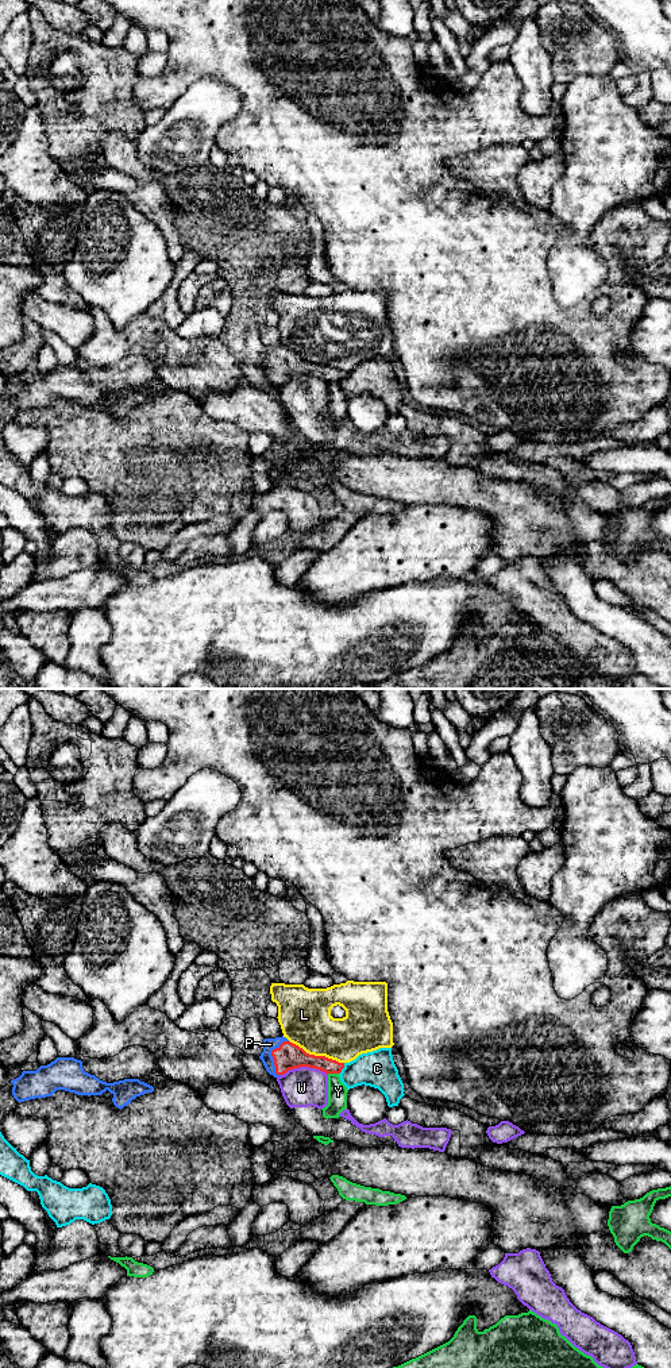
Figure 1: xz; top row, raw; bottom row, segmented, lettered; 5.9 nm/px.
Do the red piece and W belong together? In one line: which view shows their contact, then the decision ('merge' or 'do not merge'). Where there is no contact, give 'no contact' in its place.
xz | do not merge

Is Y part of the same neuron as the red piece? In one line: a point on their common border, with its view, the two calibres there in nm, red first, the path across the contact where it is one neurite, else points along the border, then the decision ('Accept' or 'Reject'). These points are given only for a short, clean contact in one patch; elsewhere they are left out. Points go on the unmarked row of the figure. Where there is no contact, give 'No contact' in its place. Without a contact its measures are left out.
Touches red at xz (332, 381). Thickness 130 nm (red) against 110 nm. Boundary: xz (338, 381), (327, 382). Reject

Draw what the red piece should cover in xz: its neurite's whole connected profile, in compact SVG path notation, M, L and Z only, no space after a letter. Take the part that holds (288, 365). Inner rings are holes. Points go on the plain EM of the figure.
M286 346L265 347L263 361L259 367L262 369L266 379L278 386L289 378L309 375L328 382L340 382L344 371L328 367L325 365L315 365L306 362L298 354L290 351Z

